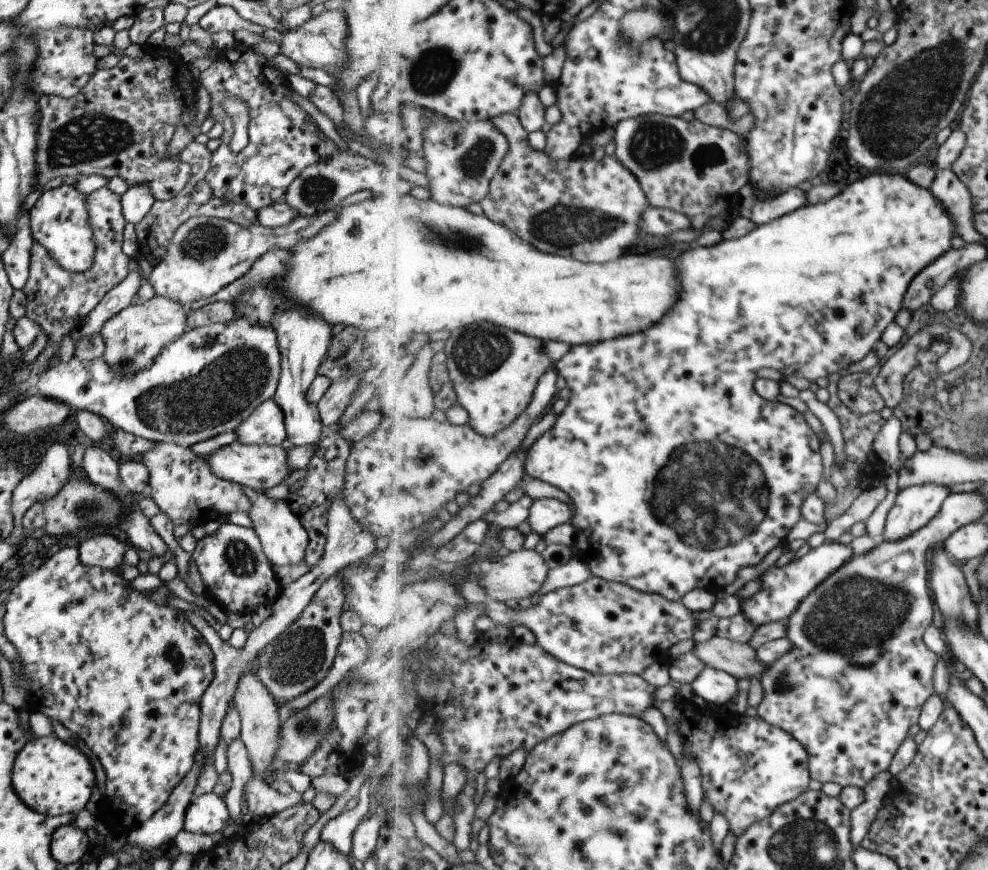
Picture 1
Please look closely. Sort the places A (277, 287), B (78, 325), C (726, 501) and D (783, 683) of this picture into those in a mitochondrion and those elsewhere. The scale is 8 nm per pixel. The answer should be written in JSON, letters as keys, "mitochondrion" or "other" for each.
{"A":"other","B":"other","C":"mitochondrion","D":"mitochondrion"}

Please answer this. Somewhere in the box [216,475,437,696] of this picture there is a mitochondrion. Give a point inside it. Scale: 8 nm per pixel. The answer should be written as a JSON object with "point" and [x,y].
{"point":[297,658]}

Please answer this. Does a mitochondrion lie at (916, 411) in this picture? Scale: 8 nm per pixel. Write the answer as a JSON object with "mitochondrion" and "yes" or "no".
{"mitochondrion":"no"}

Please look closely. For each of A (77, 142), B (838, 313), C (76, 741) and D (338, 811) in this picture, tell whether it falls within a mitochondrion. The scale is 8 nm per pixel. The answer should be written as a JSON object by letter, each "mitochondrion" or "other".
{"A":"mitochondrion","B":"other","C":"other","D":"other"}

